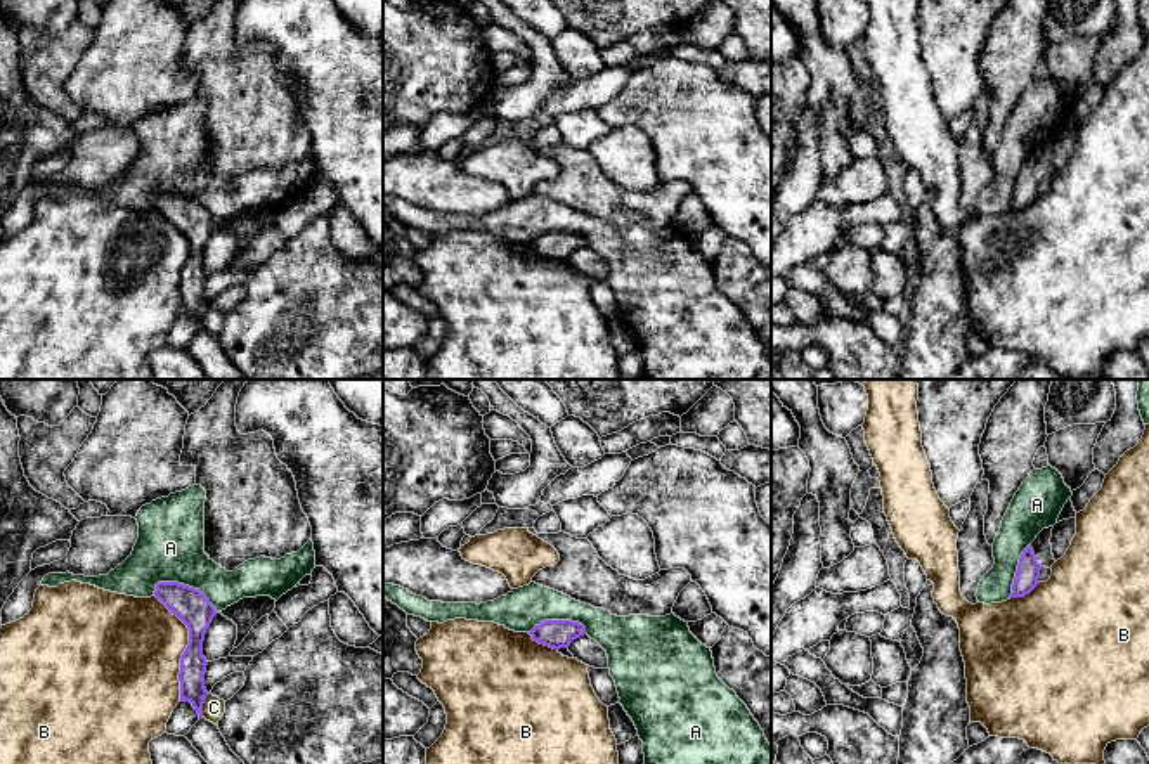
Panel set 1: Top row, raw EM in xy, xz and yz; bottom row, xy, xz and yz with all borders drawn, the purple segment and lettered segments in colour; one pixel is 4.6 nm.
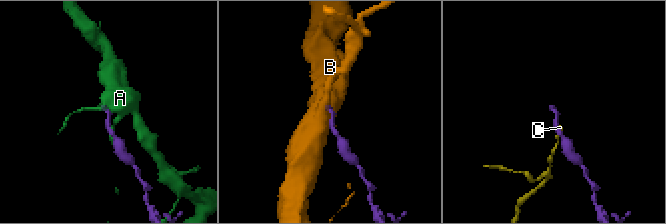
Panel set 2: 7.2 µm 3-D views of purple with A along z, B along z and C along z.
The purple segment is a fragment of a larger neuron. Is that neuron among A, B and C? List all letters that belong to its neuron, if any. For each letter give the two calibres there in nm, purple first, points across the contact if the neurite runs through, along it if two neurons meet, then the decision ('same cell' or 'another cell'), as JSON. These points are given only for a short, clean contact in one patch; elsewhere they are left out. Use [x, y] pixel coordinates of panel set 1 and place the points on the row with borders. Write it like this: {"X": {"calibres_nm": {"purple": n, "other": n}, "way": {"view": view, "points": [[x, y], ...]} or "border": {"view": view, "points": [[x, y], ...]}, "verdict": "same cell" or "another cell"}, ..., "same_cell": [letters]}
{"A": {"calibres_nm": {"purple": 160, "other": 320}, "verdict": "another cell"}, "B": {"calibres_nm": {"purple": 160, "other": 460}, "verdict": "another cell"}, "C": {"calibres_nm": {"purple": 130, "other": 100}, "border": {"view": "xy", "points": [[210, 693], [203, 704], [203, 718]]}, "verdict": "another cell"}, "same_cell": []}

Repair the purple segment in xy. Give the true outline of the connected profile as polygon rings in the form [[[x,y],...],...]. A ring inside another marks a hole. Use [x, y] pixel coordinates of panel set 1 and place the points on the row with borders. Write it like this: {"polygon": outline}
{"polygon": [[[158,582],[154,596],[189,629],[189,644],[179,672],[180,702],[191,702],[199,719],[204,719],[203,703],[210,693],[204,688],[208,662],[203,657],[203,641],[217,610],[199,589],[179,582]]]}

